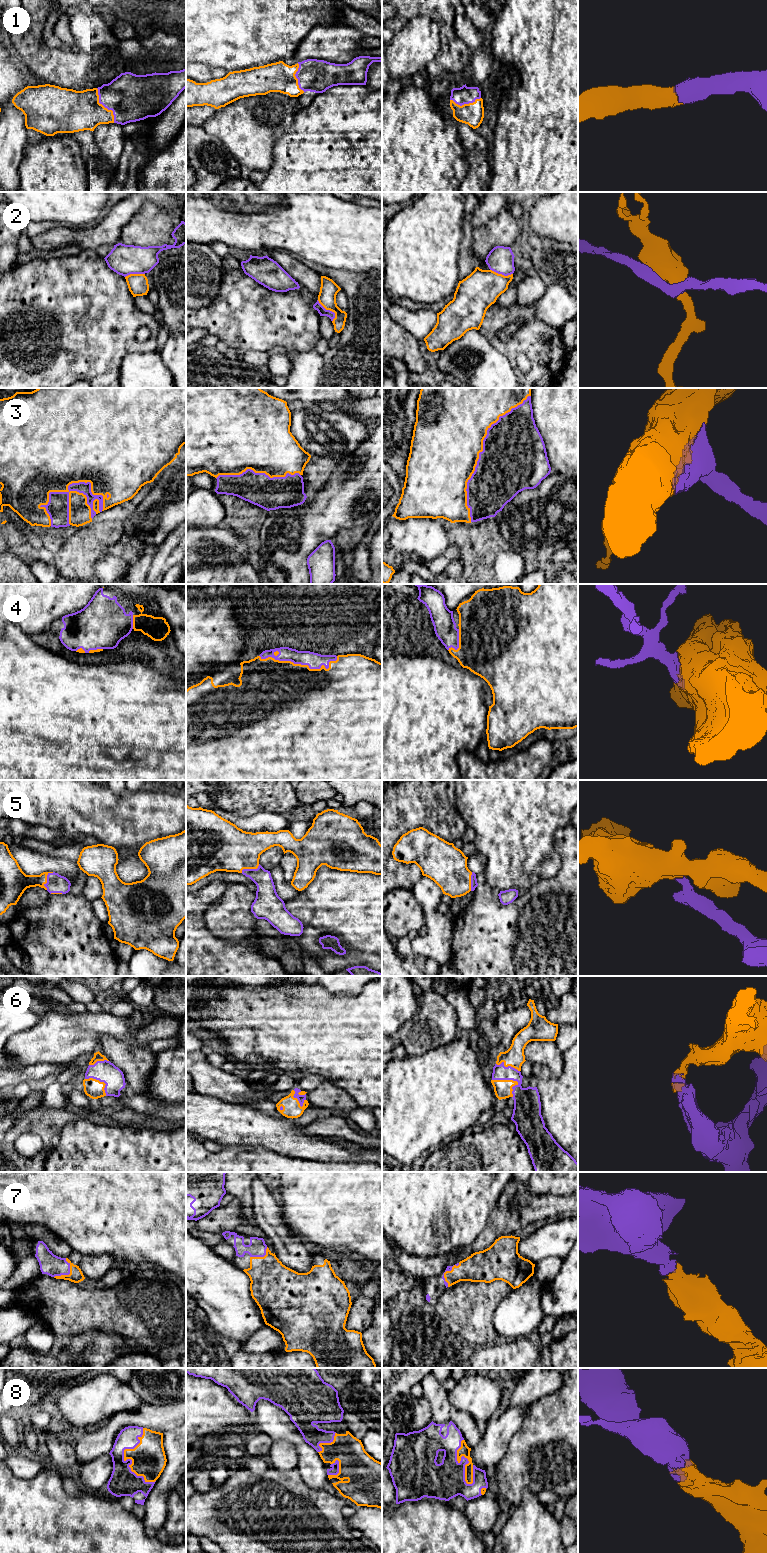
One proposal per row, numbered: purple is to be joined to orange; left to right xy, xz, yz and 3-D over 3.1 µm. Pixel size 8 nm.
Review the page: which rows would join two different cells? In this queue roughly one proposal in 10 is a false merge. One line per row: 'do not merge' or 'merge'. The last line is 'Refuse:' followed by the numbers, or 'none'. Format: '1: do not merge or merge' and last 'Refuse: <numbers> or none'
1: merge
2: do not merge
3: merge
4: merge
5: merge
6: merge
7: merge
8: merge
Refuse: 2

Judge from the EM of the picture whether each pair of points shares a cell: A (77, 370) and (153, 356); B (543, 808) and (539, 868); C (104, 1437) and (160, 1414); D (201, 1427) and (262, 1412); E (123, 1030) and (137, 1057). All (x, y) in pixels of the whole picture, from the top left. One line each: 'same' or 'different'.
A: different
B: same
C: same
D: different
E: different

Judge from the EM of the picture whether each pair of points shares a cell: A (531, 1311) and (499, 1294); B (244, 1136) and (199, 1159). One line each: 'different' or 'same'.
A: different
B: different

